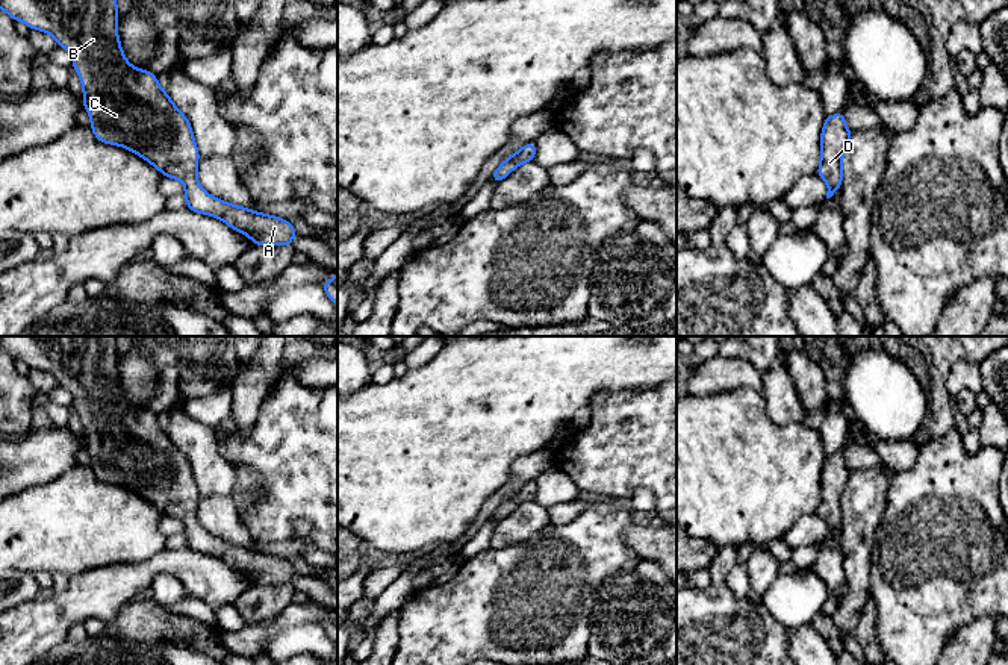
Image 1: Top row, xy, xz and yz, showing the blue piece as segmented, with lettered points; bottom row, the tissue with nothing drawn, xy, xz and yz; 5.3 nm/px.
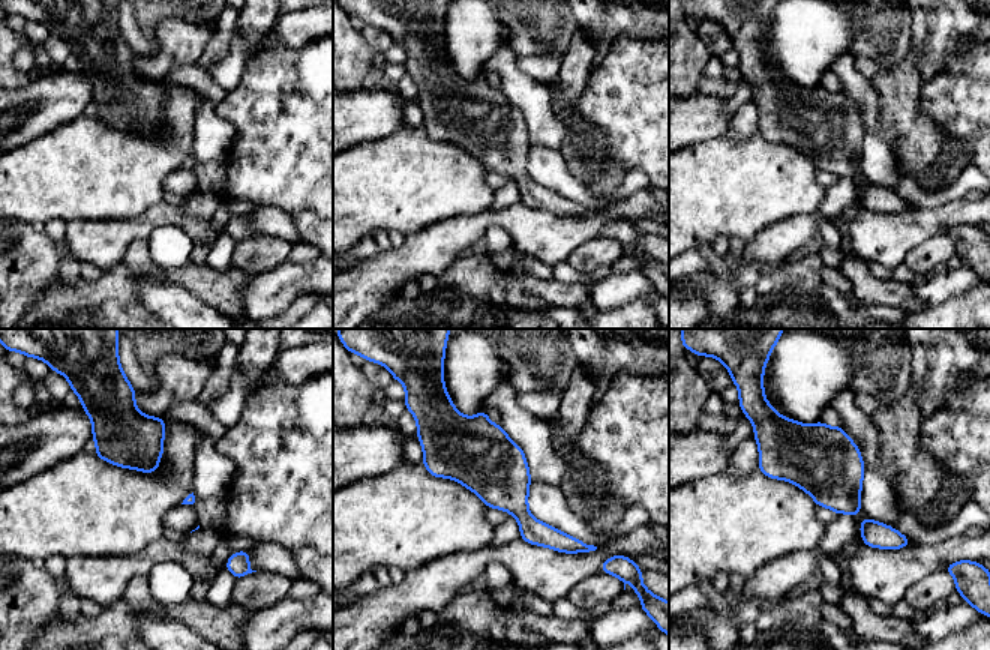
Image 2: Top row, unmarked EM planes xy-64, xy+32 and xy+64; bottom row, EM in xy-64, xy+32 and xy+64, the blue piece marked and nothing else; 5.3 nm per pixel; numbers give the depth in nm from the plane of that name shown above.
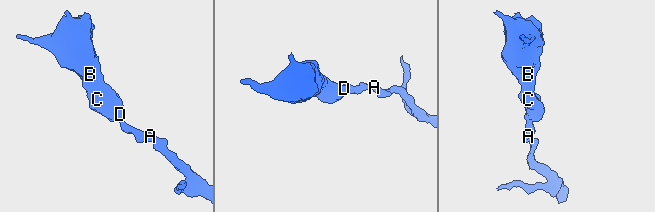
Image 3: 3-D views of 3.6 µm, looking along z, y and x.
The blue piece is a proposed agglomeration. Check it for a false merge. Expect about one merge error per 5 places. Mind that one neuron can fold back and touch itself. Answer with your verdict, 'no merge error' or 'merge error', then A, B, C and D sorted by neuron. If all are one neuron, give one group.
no merge error | A B C D

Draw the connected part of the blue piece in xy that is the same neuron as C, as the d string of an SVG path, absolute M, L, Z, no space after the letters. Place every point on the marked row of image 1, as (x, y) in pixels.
M0 0L0 8L15 21L50 33L73 55L73 68L83 86L83 108L91 117L91 130L100 142L126 147L165 177L185 183L186 208L222 220L247 235L254 245L291 245L295 227L275 215L235 206L207 194L197 182L198 148L189 120L171 101L148 70L130 65L118 38L117 0Z

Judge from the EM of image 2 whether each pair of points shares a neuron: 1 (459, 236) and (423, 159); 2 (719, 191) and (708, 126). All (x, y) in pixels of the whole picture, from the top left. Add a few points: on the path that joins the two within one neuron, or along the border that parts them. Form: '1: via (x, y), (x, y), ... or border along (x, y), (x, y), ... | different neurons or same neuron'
1: border along (485, 210), (476, 215), (438, 219), (417, 231) | different neurons
2: border along (722, 137), (695, 141), (684, 147) | different neurons

